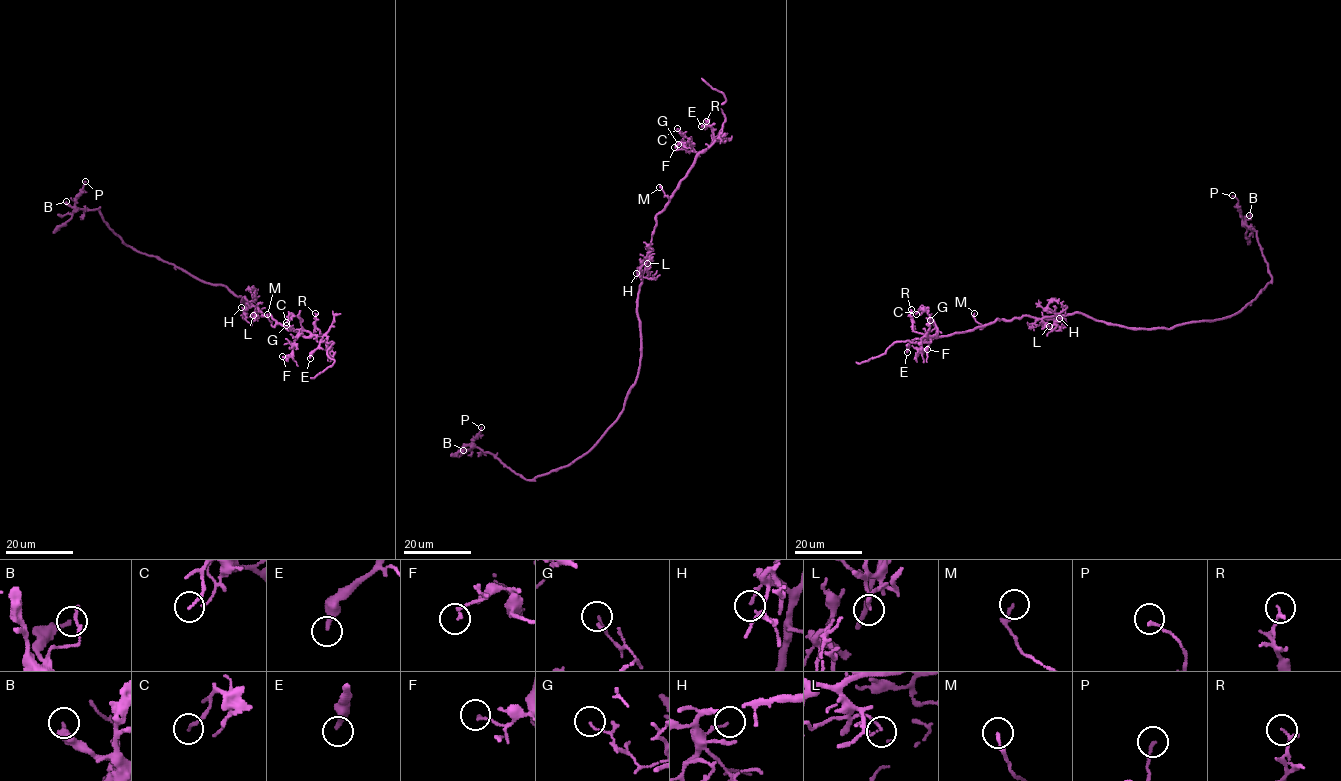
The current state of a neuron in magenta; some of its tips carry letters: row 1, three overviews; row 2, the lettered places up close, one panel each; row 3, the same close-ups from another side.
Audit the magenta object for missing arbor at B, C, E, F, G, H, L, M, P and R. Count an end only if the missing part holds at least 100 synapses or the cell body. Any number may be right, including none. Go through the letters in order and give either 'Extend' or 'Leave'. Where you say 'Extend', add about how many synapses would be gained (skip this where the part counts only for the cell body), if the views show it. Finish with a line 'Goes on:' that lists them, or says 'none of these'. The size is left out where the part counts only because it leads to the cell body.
B: Leave
C: Leave
E: Leave
F: Leave
G: Leave
H: Leave
L: Leave
M: Leave
P: Leave
R: Leave
Goes on: none of these

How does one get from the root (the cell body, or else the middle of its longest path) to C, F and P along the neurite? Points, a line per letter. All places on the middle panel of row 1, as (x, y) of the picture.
C: (640, 334), (637, 298), (656, 216), (702, 152), (696, 151), (677, 128)
F: (640, 334), (637, 298), (656, 216), (702, 152), (689, 152), (683, 142), (674, 147)
P: (640, 334), (639, 374), (623, 412), (597, 443), (567, 465), (526, 480), (472, 442), (480, 434), (481, 427)

